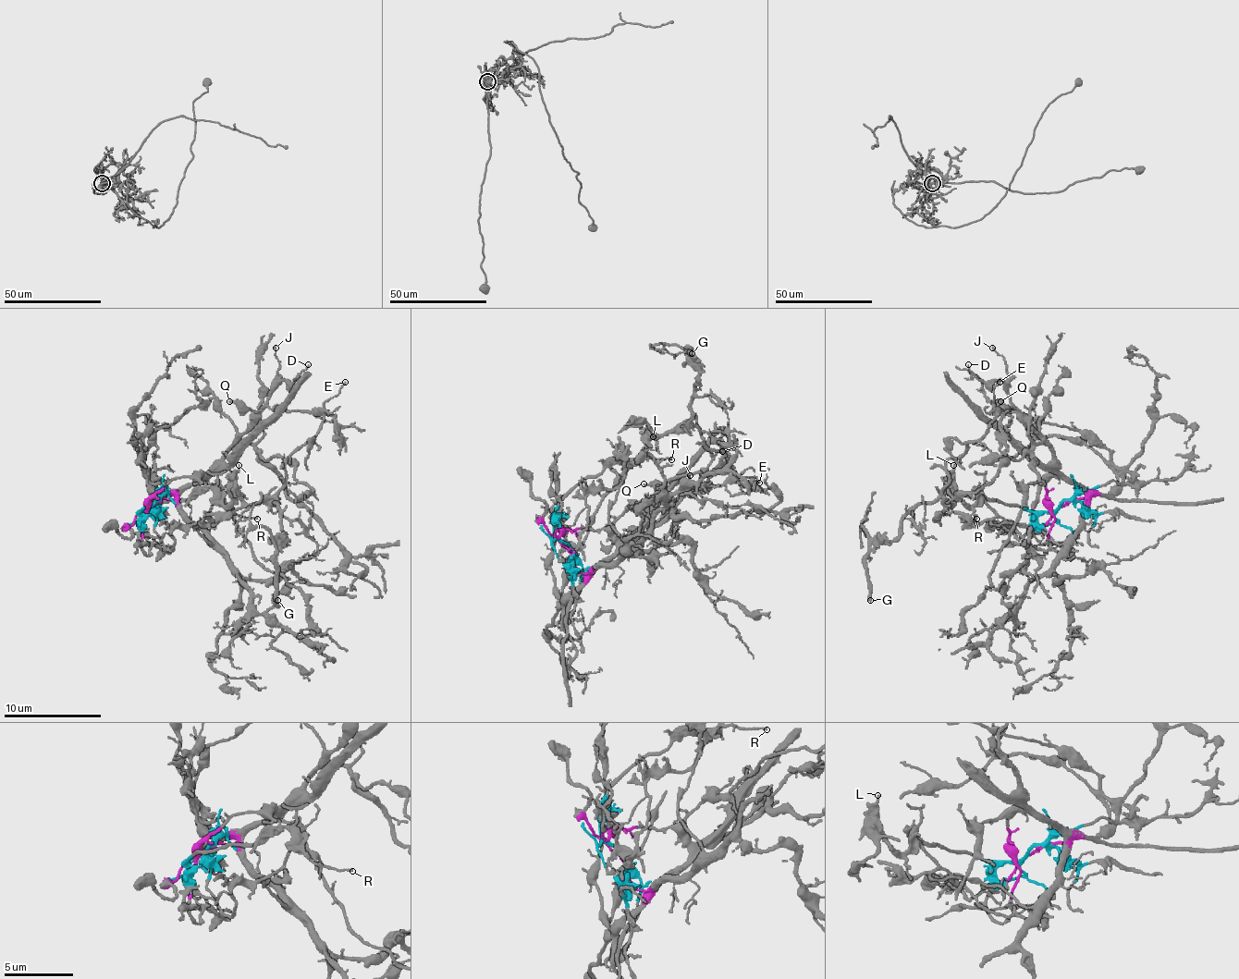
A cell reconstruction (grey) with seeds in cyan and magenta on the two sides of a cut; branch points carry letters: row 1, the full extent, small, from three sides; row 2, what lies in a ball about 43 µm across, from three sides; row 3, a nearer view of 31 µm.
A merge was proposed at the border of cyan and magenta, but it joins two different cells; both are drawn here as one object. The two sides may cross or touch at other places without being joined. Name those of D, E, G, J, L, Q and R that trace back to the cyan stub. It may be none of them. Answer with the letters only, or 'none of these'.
G, L, R

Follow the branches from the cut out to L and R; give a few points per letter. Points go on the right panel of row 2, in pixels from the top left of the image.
L: (1062, 503), (1050, 510), (1025, 510), (989, 501), (979, 488), (979, 495), (970, 506), (958, 491), (952, 464)
R: (1062, 503), (1050, 510), (1025, 510), (999, 501), (989, 501), (979, 488), (975, 513), (977, 518)

